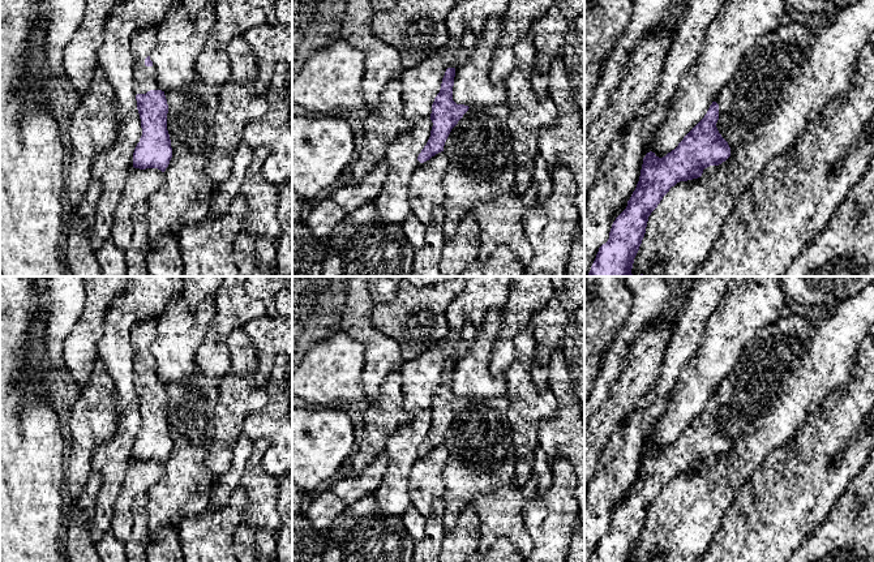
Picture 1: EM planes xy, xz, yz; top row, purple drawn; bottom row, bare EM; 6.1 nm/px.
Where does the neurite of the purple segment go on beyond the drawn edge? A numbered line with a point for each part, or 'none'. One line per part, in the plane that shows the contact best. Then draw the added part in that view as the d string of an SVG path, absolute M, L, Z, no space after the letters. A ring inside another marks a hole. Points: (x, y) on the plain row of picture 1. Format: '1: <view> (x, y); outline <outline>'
1: xy (144, 369); outline M157 319L143 321L132 333L132 343L134 347L133 357L133 382L137 386L146 386L150 382L159 382L157 374L157 362L145 357L145 351L150 348L157 335Z

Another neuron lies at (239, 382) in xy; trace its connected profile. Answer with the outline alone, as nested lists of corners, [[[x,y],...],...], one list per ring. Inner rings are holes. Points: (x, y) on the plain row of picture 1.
[[[243,329],[230,334],[231,369],[219,381],[219,399],[214,415],[214,442],[205,459],[205,467],[215,480],[230,469],[234,447],[243,432],[244,419],[267,403],[266,386],[254,381],[257,355],[256,348]]]

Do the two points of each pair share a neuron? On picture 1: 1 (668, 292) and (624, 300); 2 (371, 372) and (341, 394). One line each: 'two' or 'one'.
1: two
2: two

